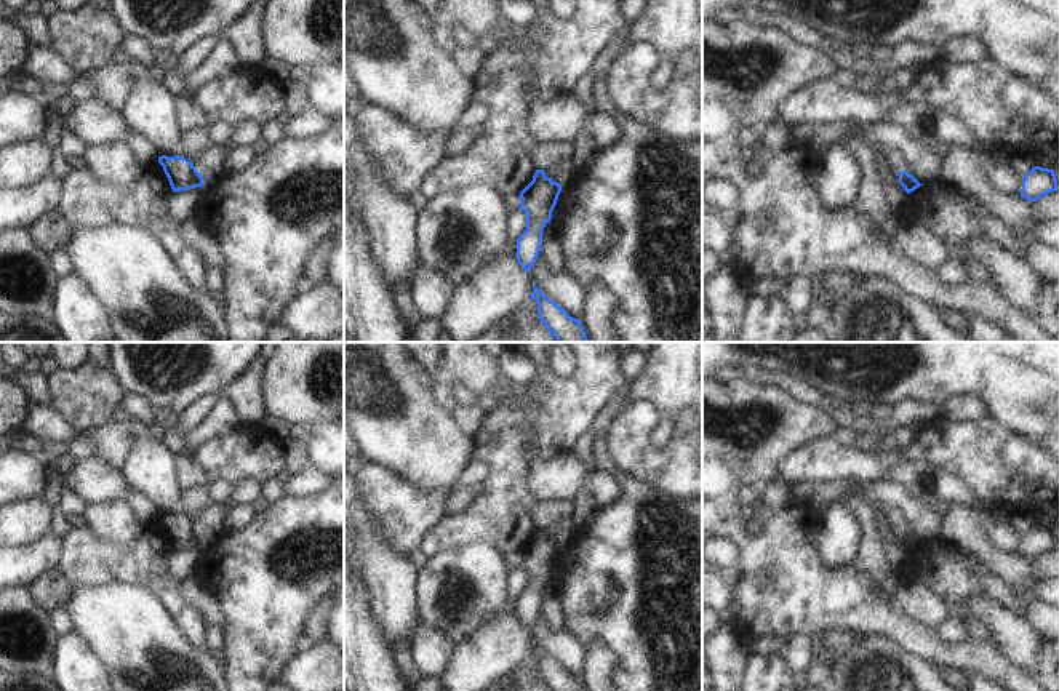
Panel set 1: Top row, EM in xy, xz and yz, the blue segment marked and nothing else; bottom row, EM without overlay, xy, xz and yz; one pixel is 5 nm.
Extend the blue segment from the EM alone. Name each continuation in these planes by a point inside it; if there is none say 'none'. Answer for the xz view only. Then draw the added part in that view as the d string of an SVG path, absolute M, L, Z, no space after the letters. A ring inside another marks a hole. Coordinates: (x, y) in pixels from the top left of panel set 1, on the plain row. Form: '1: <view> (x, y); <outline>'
none

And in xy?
none

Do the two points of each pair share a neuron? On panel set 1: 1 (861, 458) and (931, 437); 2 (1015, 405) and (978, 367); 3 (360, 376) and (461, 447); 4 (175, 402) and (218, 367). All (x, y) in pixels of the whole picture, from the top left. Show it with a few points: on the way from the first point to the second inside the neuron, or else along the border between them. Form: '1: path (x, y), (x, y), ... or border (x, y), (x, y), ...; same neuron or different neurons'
1: path (879, 458), (914, 451); same neuron
2: path (1007, 395), (987, 376); same neuron
3: path (386, 402), (431, 447), (435, 447); same neuron
4: path (186, 391), (207, 370); same neuron

